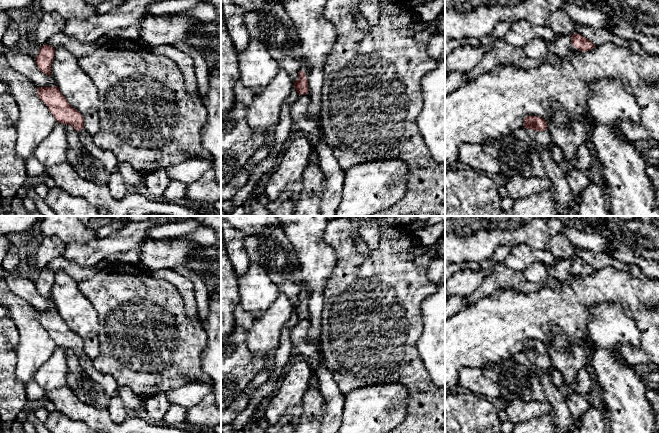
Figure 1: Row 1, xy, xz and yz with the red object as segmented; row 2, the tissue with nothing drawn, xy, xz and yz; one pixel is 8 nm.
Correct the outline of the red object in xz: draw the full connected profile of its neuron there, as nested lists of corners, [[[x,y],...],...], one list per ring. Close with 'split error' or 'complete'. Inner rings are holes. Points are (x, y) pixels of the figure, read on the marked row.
[[[303,64],[299,71],[299,79],[294,82],[294,88],[299,95],[309,95],[308,77],[310,72],[310,66]]]; split error

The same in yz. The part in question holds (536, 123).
[[[527,116],[524,126],[515,130],[513,136],[542,151],[549,149],[551,136],[547,130],[546,121],[539,116]]]; split error

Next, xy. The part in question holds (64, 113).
[[[58,86],[37,87],[37,95],[57,122],[71,125],[77,131],[84,147],[104,164],[109,176],[118,172],[119,161],[116,155],[109,150],[99,148],[93,142],[93,136],[84,129],[83,116],[68,103]]]; split error

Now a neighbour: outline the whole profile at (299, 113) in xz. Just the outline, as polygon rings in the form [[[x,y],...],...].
[[[308,94],[300,95],[299,98],[291,104],[290,115],[292,123],[298,130],[307,131],[310,137],[319,135],[321,127],[319,121],[312,118],[308,113],[308,107],[311,98]]]

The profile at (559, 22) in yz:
[[[559,9],[550,14],[545,25],[549,27],[557,36],[573,35],[576,33],[576,28],[584,24],[579,23],[568,16],[564,9]]]

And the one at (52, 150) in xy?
[[[57,122],[50,134],[39,144],[34,156],[45,167],[55,167],[66,160],[68,148],[64,124]]]

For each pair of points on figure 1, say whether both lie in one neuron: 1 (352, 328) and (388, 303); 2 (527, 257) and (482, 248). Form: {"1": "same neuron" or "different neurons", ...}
{"1": "same neuron", "2": "different neurons"}

